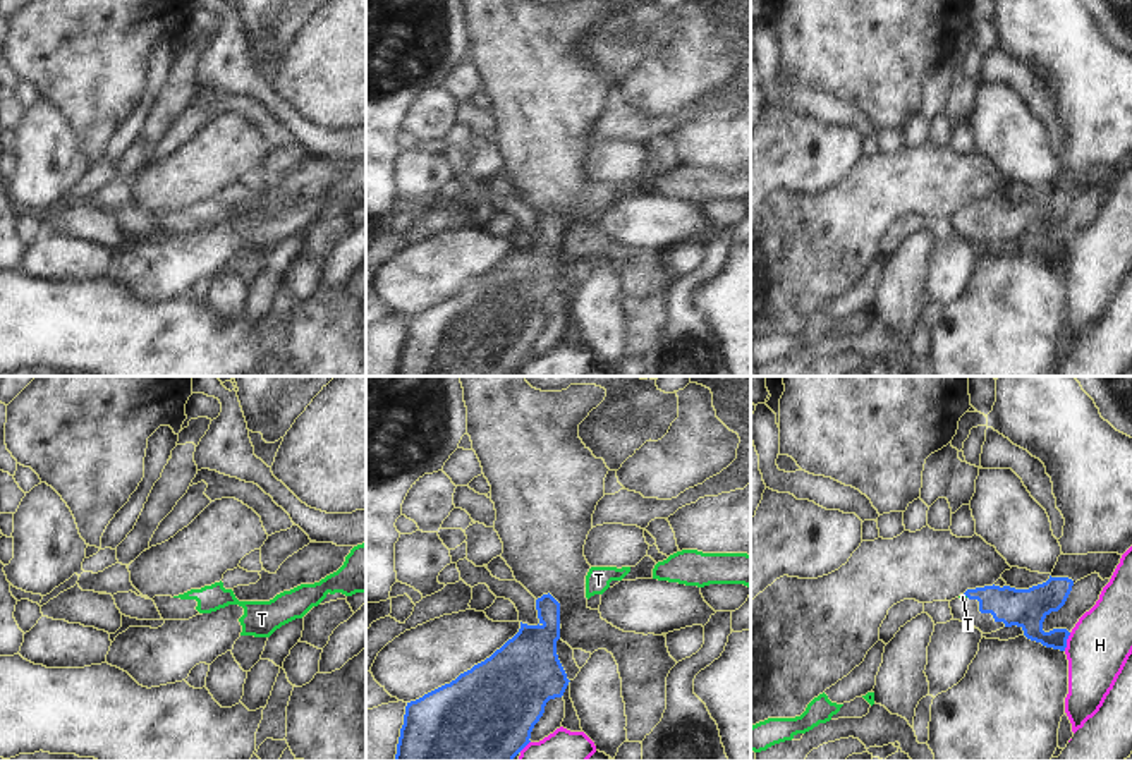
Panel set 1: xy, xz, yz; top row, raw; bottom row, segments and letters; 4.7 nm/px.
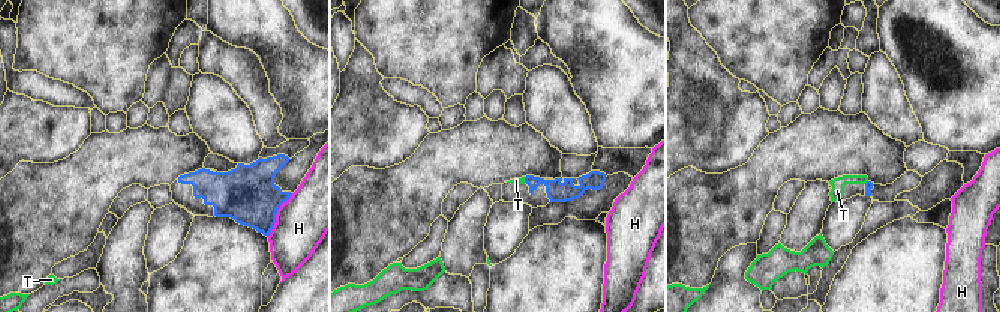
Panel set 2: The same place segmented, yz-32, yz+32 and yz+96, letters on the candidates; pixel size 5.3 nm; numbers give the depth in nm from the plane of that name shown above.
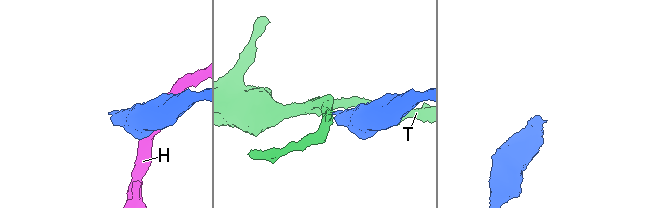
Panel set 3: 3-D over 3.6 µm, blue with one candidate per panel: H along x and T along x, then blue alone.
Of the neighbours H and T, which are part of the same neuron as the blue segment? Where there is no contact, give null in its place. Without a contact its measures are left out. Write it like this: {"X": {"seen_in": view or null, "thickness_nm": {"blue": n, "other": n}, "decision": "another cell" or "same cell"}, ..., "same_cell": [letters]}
{"H": {"seen_in": "yz", "thickness_nm": {"blue": 190, "other": 300}, "decision": "another cell"}, "T": {"seen_in": "yz", "thickness_nm": {"blue": 180, "other": 30}, "decision": "same cell"}, "same_cell": ["T"]}

